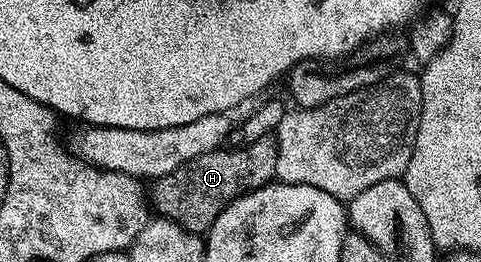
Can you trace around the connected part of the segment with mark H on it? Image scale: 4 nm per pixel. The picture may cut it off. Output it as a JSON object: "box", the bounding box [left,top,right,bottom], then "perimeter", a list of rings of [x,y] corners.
{"box":[150,137,276,235],"perimeter":[[[275,137],[259,138],[247,143],[244,150],[228,150],[221,148],[214,152],[206,152],[202,156],[194,156],[182,168],[174,168],[166,176],[155,179],[150,186],[150,206],[159,217],[169,218],[177,222],[193,234],[203,235],[217,216],[229,206],[234,199],[249,190],[257,190],[266,186],[276,178]]]}

